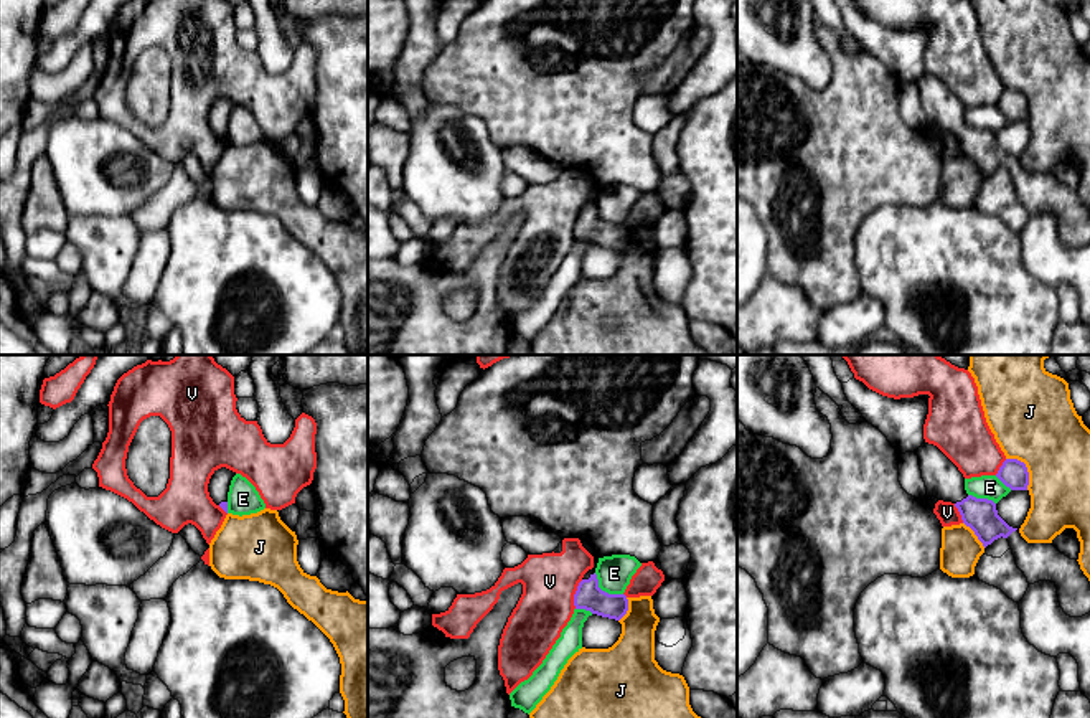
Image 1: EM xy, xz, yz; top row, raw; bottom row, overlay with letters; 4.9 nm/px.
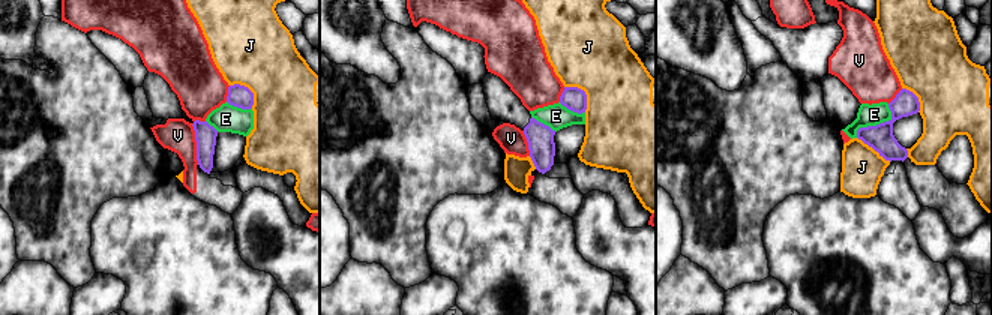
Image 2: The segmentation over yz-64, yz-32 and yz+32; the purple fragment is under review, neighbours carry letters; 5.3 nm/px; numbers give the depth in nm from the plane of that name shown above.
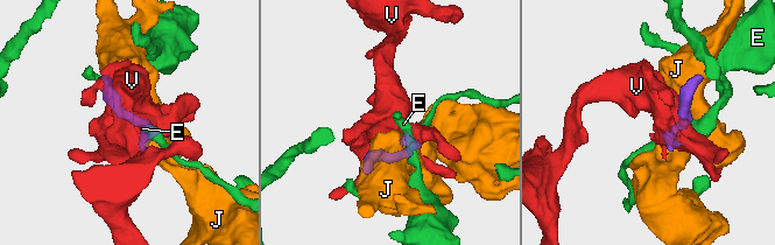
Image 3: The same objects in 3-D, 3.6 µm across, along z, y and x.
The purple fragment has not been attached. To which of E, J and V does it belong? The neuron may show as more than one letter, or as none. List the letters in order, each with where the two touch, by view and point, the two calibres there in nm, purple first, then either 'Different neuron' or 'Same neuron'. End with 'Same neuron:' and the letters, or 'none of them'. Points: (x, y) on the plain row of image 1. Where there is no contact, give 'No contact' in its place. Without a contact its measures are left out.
E: Touches purple at xz (604, 222). Thickness 140 nm (purple) against 170 nm. Different neuron
J: Touches purple at yz (1026, 98). Thickness 140 nm (purple) against 420 nm. Different neuron
V: Touches purple at xz (574, 225). Thickness 140 nm (purple) against 280 nm. Different neuron
Same neuron: none of them

